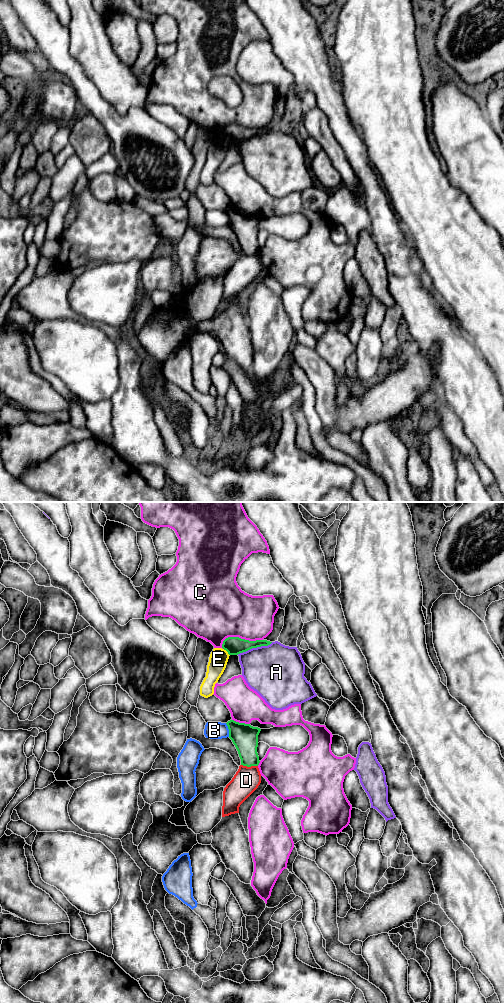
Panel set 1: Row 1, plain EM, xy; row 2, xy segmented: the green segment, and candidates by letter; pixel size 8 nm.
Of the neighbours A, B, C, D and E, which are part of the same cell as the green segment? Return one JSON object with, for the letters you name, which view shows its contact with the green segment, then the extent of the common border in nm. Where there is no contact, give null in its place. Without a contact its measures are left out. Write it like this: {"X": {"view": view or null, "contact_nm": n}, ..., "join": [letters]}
{"join": []}

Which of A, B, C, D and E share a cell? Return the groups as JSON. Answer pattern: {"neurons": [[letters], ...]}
{"neurons": [["A"], ["B"], ["C"], ["D"], ["E"]]}

